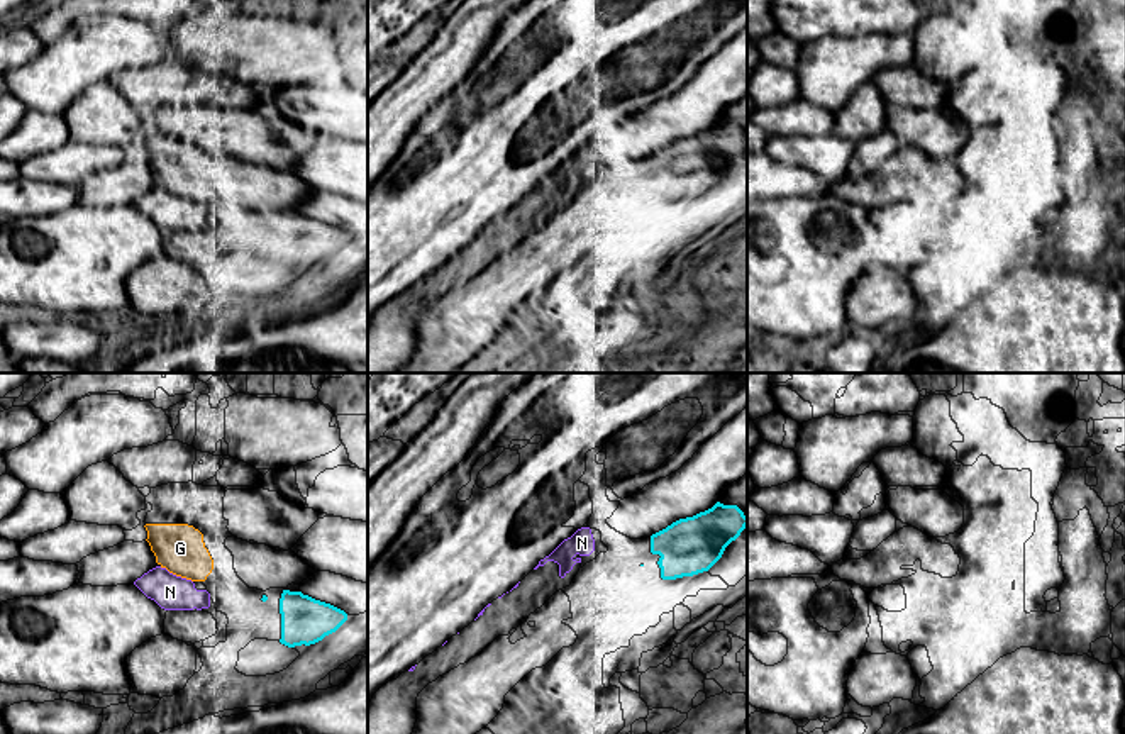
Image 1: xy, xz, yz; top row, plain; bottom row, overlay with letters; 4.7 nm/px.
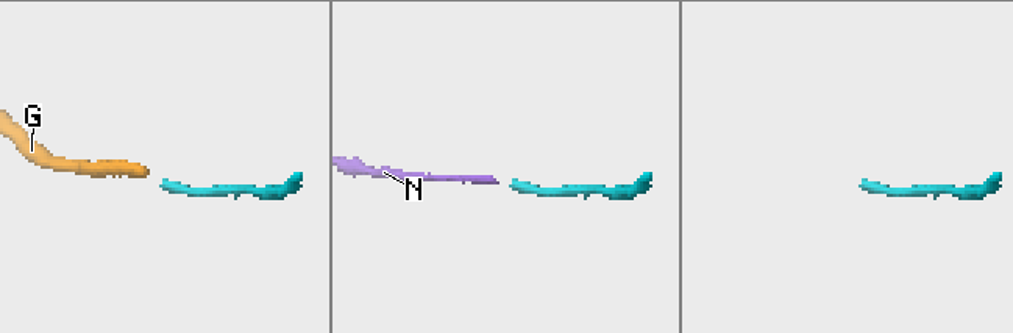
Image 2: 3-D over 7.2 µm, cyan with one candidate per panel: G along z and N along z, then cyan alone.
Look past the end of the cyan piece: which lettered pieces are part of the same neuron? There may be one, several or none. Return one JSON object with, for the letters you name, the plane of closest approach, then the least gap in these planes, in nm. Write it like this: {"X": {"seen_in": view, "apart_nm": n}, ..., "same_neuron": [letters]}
{"same_neuron": []}

